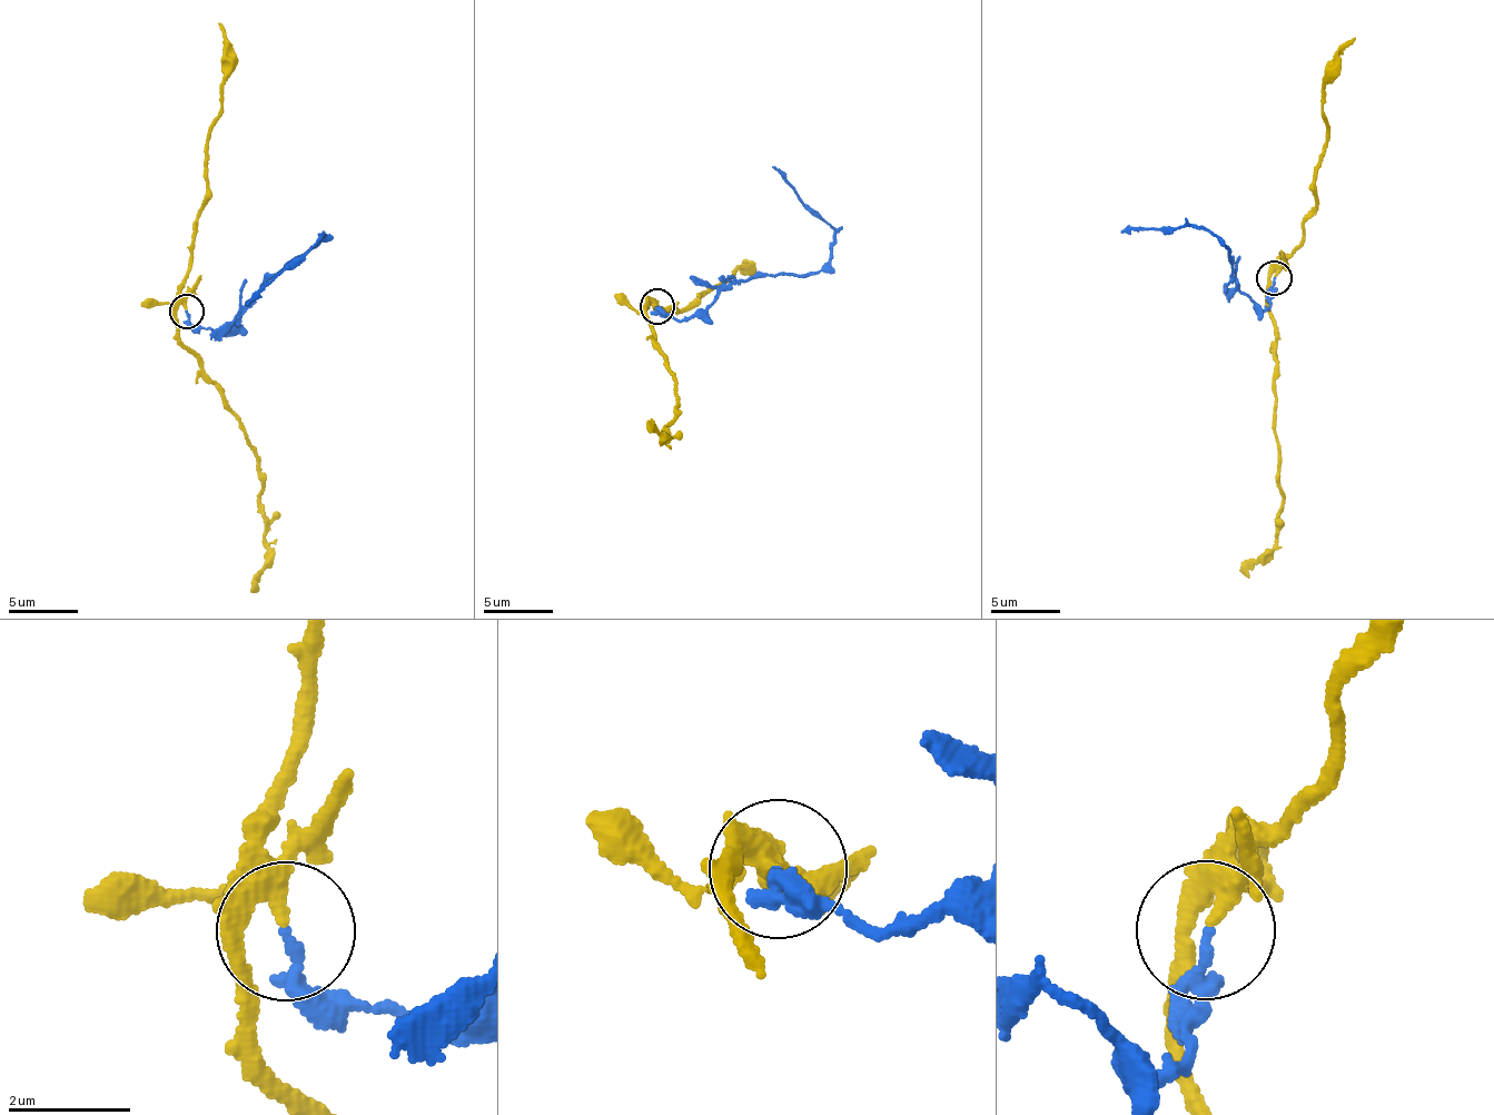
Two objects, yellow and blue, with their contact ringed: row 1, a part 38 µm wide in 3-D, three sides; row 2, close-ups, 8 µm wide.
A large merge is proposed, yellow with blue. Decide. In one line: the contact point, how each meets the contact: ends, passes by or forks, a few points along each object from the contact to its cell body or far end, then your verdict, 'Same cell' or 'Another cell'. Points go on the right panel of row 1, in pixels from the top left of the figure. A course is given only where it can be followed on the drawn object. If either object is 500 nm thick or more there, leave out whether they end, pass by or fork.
Place: (1274, 277). At the ring yellow forks. At the ring blue passes by. Course of yellow: (1275, 277), (1270, 272), (1266, 305), (1276, 327), (1272, 390), (1283, 497), (1278, 543), (1239, 571). Course of blue: (1275, 277), (1264, 312), (1237, 282), (1223, 243), (1201, 227), (1184, 226), (1121, 233). Another cell

